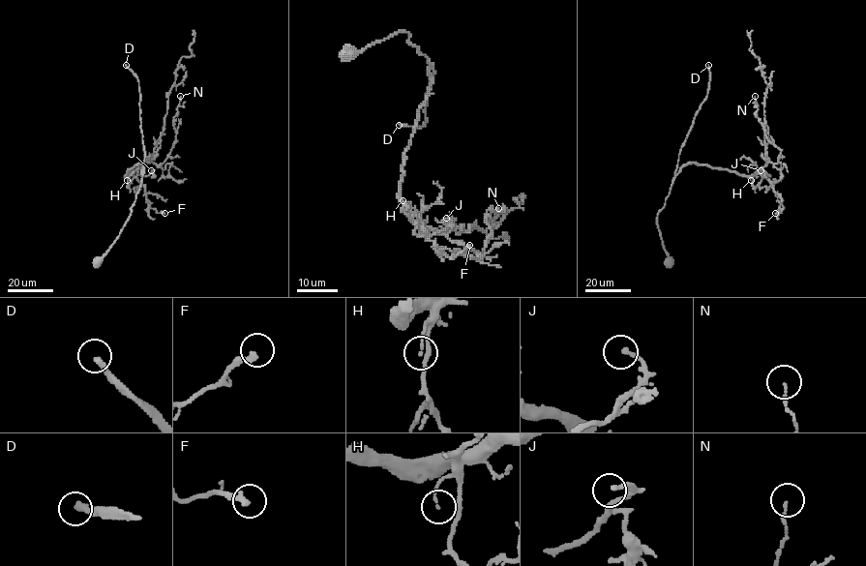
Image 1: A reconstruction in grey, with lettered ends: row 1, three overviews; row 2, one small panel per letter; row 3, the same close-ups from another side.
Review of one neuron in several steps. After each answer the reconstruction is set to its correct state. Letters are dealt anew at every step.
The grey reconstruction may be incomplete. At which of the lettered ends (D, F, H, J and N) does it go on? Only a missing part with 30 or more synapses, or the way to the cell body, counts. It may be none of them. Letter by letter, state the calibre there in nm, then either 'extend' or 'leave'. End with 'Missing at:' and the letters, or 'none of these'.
D: 280 nm thick; extend
F: 280 nm thick; leave
H: 110 nm thick; leave
J: 200 nm thick; leave
N: 130 nm thick; leave
Missing at: D

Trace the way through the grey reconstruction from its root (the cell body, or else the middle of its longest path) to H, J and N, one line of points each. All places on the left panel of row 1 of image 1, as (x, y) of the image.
H: (97, 260), (114, 242), (130, 215), (141, 184), (143, 166), (140, 163), (129, 168), (127, 180)
J: (97, 260), (119, 234), (141, 184), (140, 163), (128, 170), (126, 175), (135, 170), (146, 176), (151, 170)
N: (97, 260), (141, 184), (140, 163), (128, 170), (161, 164), (176, 140), (180, 96)

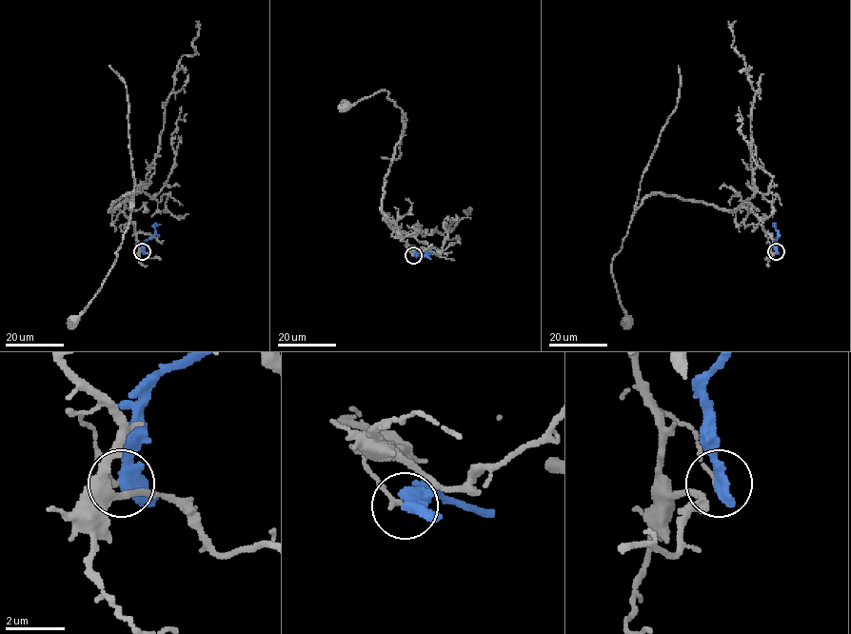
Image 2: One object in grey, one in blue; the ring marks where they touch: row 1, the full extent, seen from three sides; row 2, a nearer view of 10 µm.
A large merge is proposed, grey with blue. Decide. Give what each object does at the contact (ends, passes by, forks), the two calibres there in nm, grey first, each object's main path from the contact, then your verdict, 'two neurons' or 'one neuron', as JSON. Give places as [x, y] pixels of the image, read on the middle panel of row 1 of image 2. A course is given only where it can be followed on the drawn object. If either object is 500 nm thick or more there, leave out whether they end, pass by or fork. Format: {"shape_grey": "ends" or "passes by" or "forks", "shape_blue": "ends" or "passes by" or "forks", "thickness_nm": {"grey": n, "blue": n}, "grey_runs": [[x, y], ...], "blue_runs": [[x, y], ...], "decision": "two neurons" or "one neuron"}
{"shape_grey": "ends", "shape_blue": "passes by", "thickness_nm": {"grey": 160, "blue": 360}, "grey_runs": [[413, 255], [383, 212], [385, 176], [405, 125], [403, 111], [387, 98], [386, 90], [344, 106]], "blue_runs": [[413, 255], [426, 257], [432, 252]], "decision": "two neurons"}

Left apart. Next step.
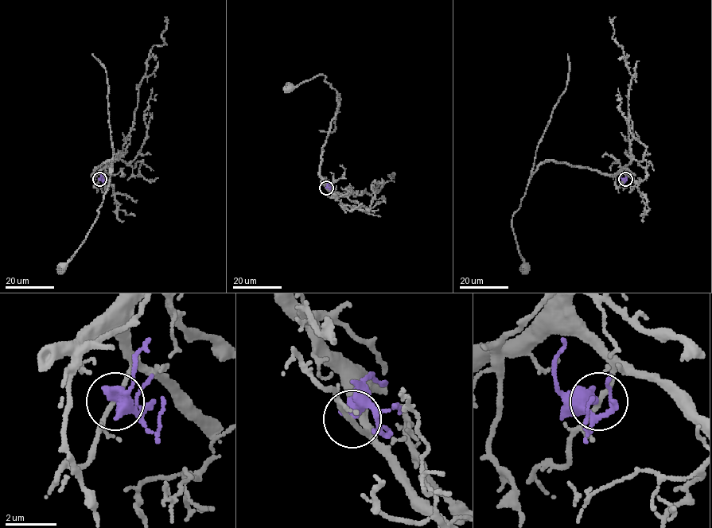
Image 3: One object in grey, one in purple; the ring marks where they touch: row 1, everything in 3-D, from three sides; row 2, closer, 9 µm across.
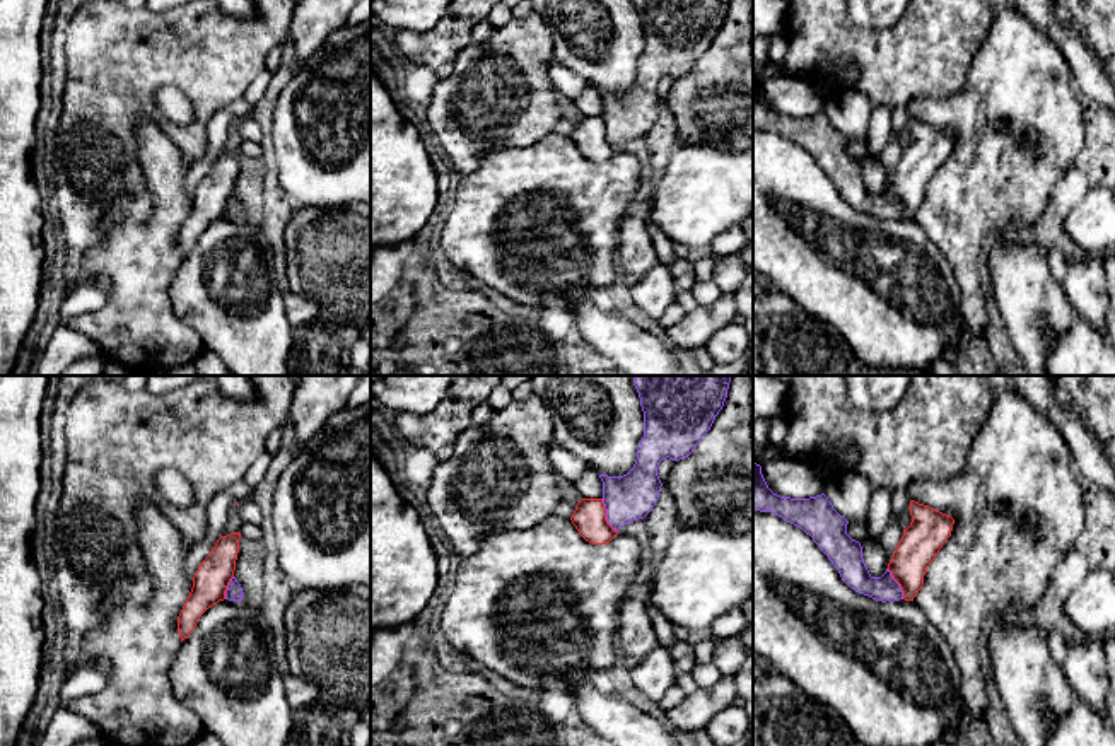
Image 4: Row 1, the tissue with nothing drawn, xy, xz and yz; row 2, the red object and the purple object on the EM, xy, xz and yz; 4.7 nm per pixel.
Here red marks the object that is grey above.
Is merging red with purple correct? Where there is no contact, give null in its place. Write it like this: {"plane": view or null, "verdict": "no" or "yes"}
{"plane": "xz", "verdict": "no"}

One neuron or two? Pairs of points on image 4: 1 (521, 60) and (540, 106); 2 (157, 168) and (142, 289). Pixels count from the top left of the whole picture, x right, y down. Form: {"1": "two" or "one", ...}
{"1": "one", "2": "one"}

